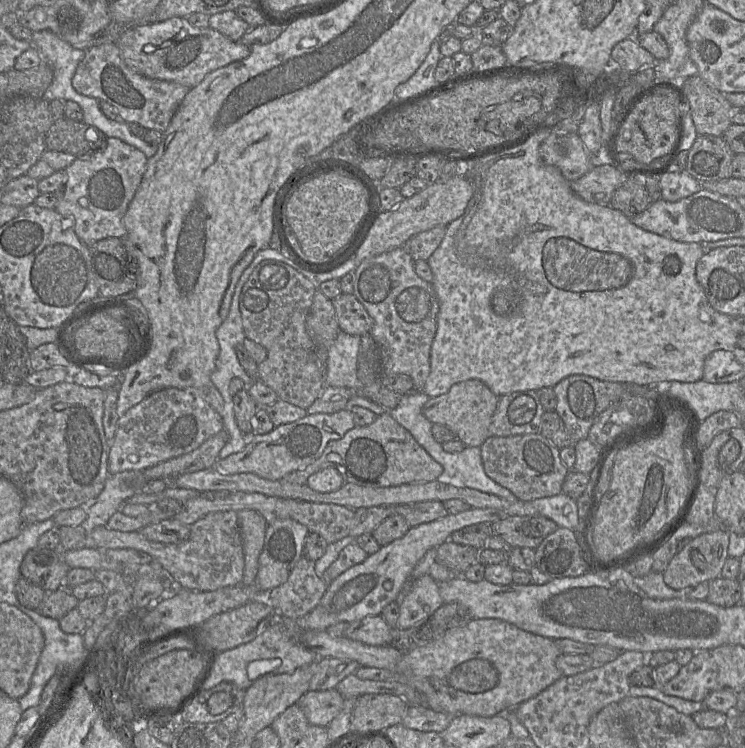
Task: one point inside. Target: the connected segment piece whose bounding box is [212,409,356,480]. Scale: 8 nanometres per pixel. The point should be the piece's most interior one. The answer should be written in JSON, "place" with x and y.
{"place":[288,447]}

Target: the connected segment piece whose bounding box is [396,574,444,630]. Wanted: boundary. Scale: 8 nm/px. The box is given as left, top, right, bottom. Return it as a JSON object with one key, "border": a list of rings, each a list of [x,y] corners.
{"border":[[[429,574],[422,575],[399,604],[396,629],[406,630],[424,622],[443,604],[439,583]]]}

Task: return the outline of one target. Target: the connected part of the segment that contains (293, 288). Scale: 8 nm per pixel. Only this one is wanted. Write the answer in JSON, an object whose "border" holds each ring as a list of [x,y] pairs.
{"border":[[[263,260],[243,286],[239,299],[245,336],[262,345],[267,351],[265,360],[257,366],[259,379],[277,394],[279,400],[306,410],[325,388],[322,363],[306,329],[306,318],[316,291],[317,288],[312,282],[295,268],[277,260]]]}

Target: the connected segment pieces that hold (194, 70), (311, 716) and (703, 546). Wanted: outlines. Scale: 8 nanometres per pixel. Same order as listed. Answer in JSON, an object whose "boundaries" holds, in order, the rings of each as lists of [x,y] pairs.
{"boundaries":[[[[185,17],[138,25],[126,31],[115,44],[132,71],[147,78],[174,82],[190,89],[198,85],[207,74],[243,60],[251,52],[249,46],[240,41],[232,41],[217,30],[192,26]]],[[[335,689],[308,691],[297,702],[307,720],[326,727],[342,710],[343,696]]],[[[726,530],[704,533],[693,538],[668,564],[663,572],[664,582],[674,590],[685,590],[721,577],[722,568],[728,558],[728,546],[729,532]]]]}

